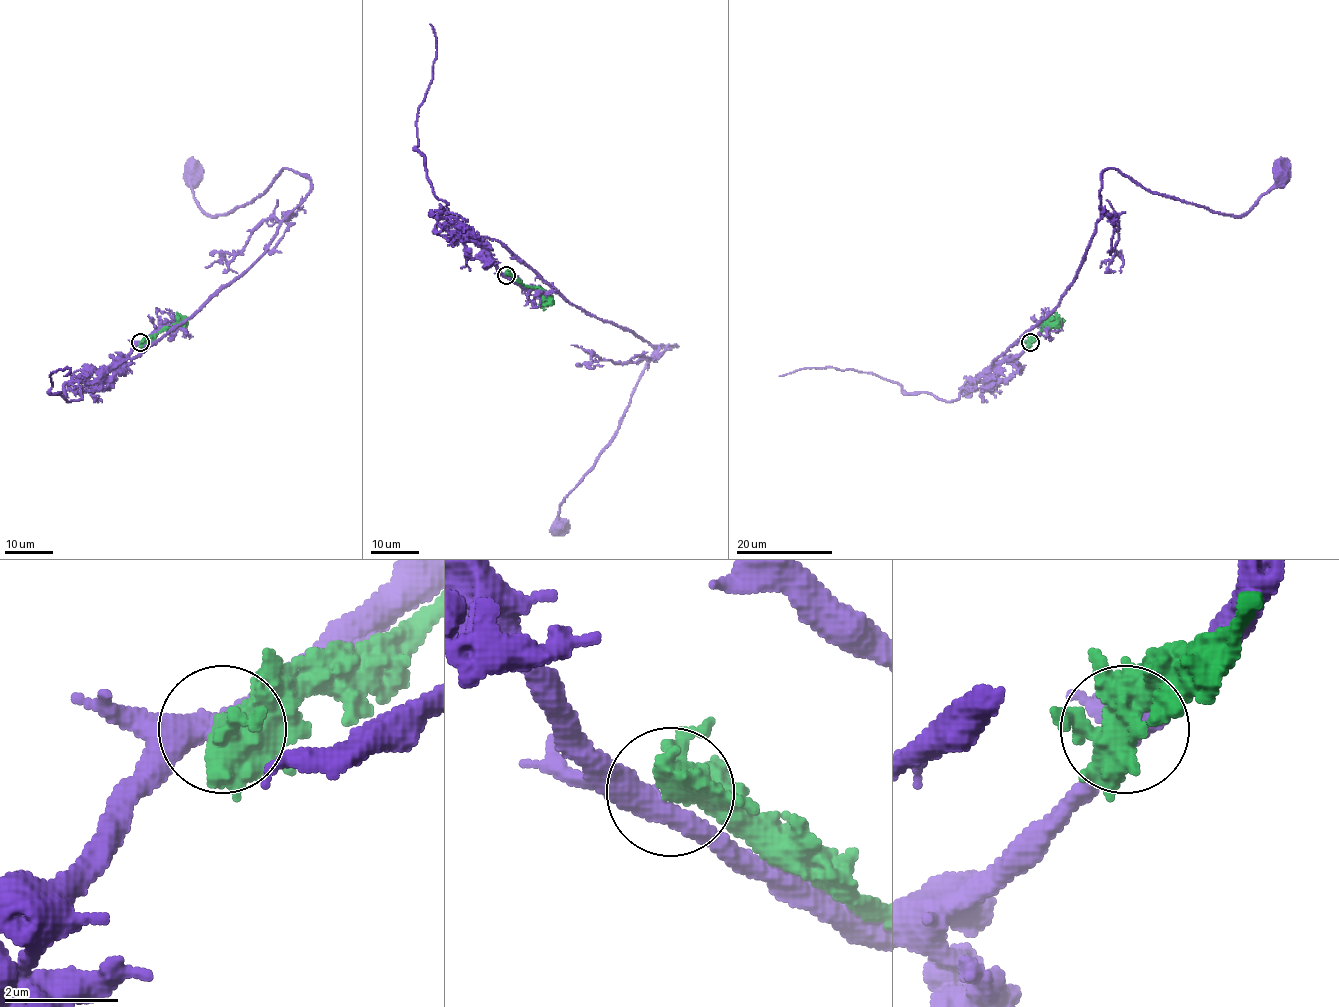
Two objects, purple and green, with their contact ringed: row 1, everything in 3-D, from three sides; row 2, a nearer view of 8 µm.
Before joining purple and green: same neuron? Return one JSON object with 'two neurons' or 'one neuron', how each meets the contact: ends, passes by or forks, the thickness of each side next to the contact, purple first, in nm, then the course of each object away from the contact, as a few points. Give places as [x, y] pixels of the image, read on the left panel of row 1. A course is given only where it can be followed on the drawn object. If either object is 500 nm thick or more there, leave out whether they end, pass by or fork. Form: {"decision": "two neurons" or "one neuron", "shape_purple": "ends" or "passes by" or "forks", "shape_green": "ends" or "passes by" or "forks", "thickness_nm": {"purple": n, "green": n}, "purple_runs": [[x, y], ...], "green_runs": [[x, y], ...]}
{"decision": "two neurons", "shape_purple": "passes by", "shape_green": "forks", "thickness_nm": {"purple": 440, "green": 440}, "purple_runs": [[140, 342], [118, 364], [236, 280], [309, 191], [310, 180], [285, 168], [250, 203], [208, 215], [193, 171]], "green_runs": [[140, 342], [146, 342], [180, 322]]}

